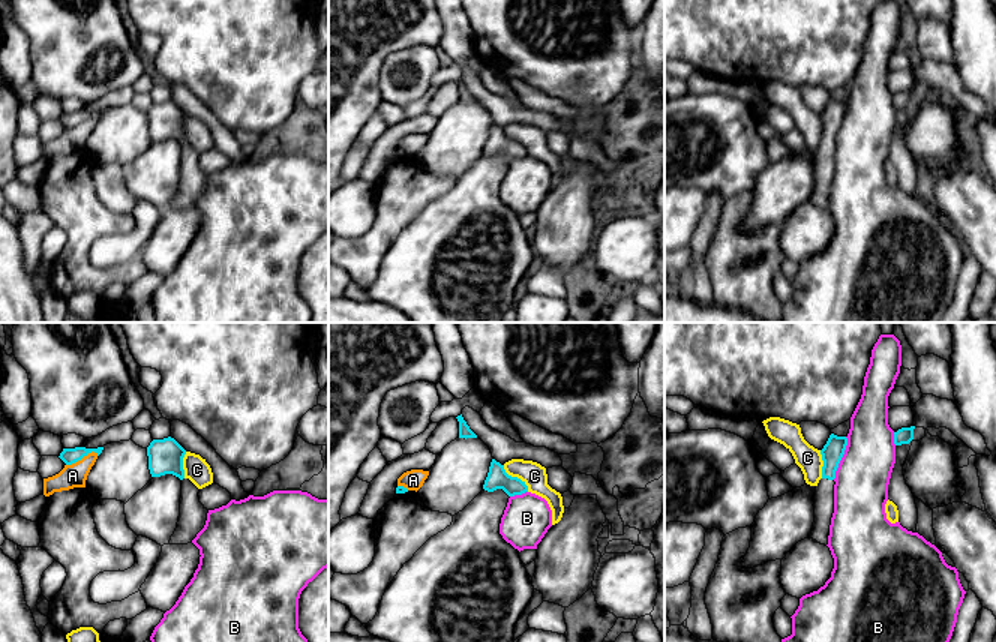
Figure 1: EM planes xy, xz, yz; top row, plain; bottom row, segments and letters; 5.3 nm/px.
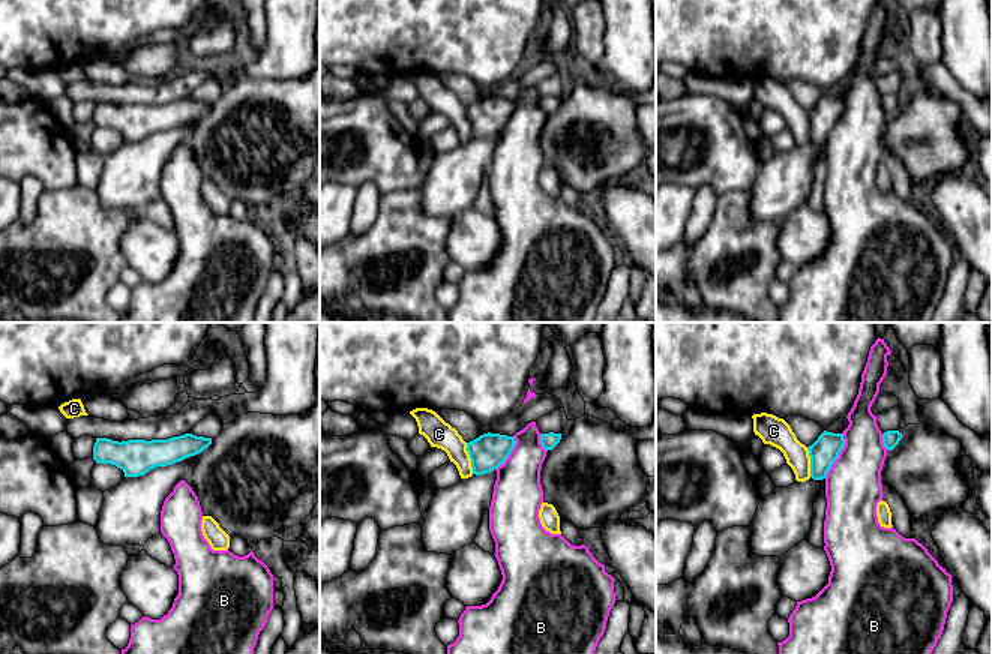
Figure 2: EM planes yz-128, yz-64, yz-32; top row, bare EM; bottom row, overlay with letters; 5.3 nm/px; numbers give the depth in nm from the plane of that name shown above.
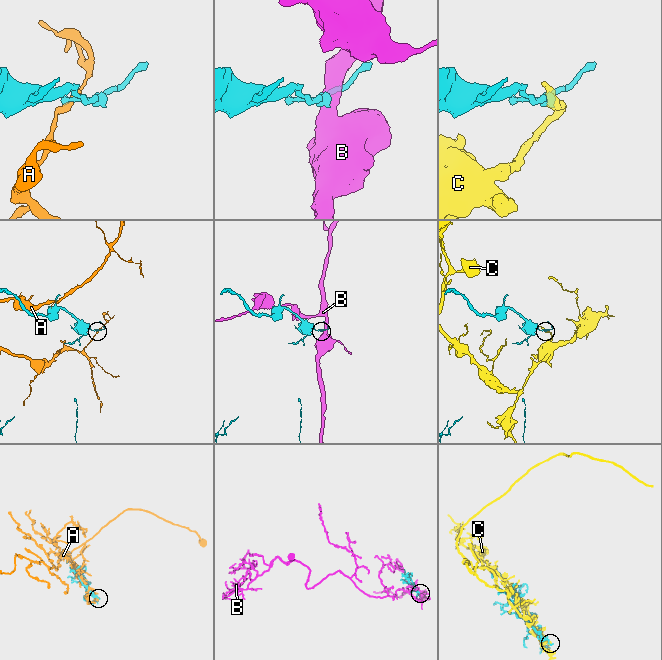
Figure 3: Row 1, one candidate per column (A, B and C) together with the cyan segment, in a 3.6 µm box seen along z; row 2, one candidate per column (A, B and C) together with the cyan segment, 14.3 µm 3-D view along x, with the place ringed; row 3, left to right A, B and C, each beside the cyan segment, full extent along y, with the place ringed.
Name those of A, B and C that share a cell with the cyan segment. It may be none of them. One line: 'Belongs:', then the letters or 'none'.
Belongs: C

